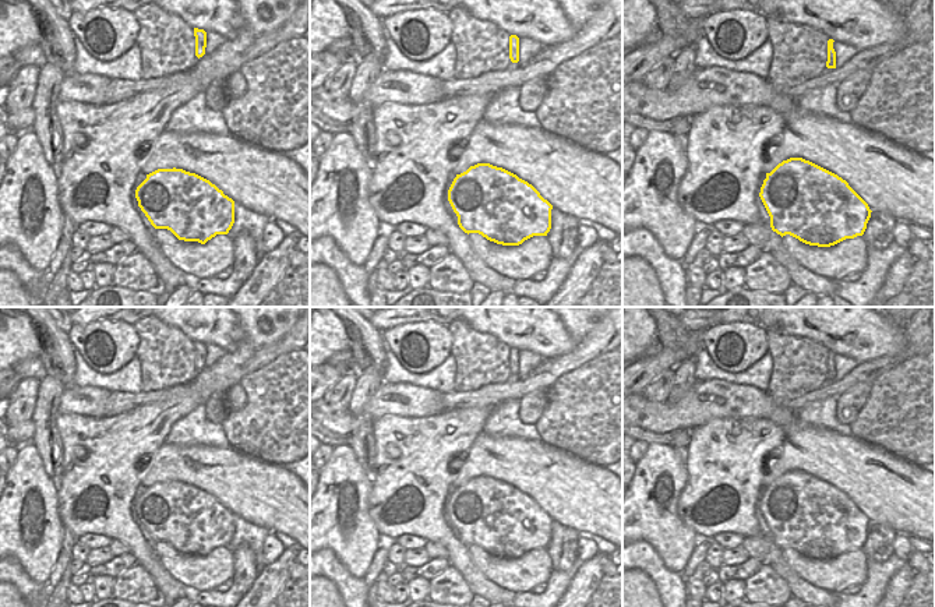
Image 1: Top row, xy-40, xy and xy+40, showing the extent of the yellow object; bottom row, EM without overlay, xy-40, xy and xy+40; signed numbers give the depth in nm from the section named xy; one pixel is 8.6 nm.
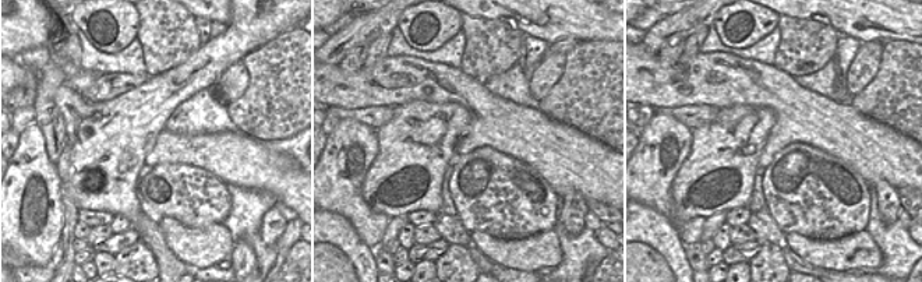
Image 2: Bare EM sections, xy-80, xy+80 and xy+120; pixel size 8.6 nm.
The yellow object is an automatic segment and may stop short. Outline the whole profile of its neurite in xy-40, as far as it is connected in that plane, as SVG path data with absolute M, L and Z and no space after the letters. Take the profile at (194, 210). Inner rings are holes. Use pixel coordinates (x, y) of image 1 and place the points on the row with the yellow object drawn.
M158 169L147 174L135 198L155 229L167 229L179 240L205 244L216 234L227 234L234 223L234 201L209 180L183 169Z

